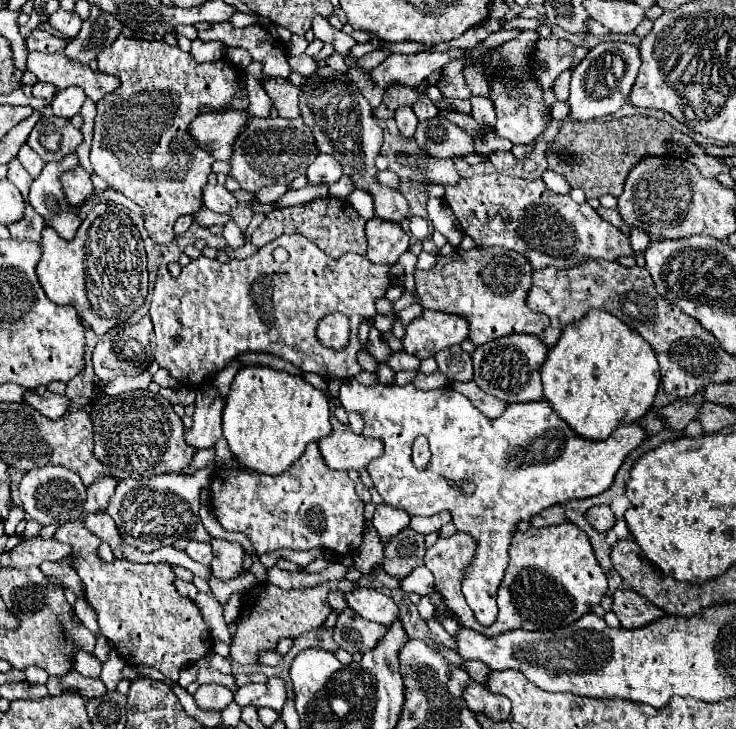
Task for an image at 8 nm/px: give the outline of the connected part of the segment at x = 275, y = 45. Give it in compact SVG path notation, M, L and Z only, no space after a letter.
M230 22L212 24L208 30L200 30L198 38L204 42L218 40L224 46L248 50L252 54L252 60L264 66L264 76L288 78L292 72L288 66L286 46L276 40L268 30L264 32L264 28L258 24L250 24L244 28L234 28Z

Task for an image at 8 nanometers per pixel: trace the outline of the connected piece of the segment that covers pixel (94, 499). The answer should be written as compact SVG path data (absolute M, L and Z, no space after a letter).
M104 474L98 480L94 480L88 486L88 498L84 504L84 512L102 512L106 508L106 502L114 494L118 480L112 474Z

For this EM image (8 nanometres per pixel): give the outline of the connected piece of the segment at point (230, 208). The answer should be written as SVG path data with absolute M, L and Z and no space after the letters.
M208 184L202 194L202 200L208 210L220 212L220 214L232 214L238 208L238 200L232 196L232 192L228 192L220 184L216 184L216 186Z

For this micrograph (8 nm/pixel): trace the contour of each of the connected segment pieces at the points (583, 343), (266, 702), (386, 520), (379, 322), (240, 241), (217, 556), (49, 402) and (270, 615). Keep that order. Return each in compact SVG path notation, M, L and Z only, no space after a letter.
M590 310L578 322L566 326L556 346L548 350L546 364L542 366L542 384L546 400L568 426L572 426L582 438L606 440L616 428L628 426L648 412L660 384L660 366L652 346L640 334L606 310Z
M270 676L264 684L244 684L242 688L238 688L234 702L238 706L266 706L266 708L274 708L276 712L282 710L284 702L286 702L286 688L284 682L276 676Z
M382 502L380 506L376 506L376 512L374 512L374 528L378 530L382 542L386 538L392 538L394 534L398 534L402 528L406 528L410 524L410 516L394 506L388 506L386 502Z
M376 314L374 320L376 320L374 326L376 326L380 332L384 332L384 334L392 332L392 326L394 326L394 314L390 314L390 316L380 316L380 314Z
M232 220L225 225L223 236L232 248L241 247L246 243L244 234Z
M212 538L212 572L218 578L234 578L242 570L242 558L244 558L244 548L238 542L228 542L222 538Z
M28 392L26 394L26 404L38 408L46 418L50 420L58 420L62 418L70 408L72 408L72 400L66 394L54 394L54 392L46 392L44 396L38 396L36 392Z
M268 582L256 584L242 594L242 612L236 622L238 630L232 636L230 658L238 664L258 664L258 656L264 650L276 650L280 638L296 638L308 630L322 626L332 612L326 596L330 588L304 588L304 590L280 590Z

